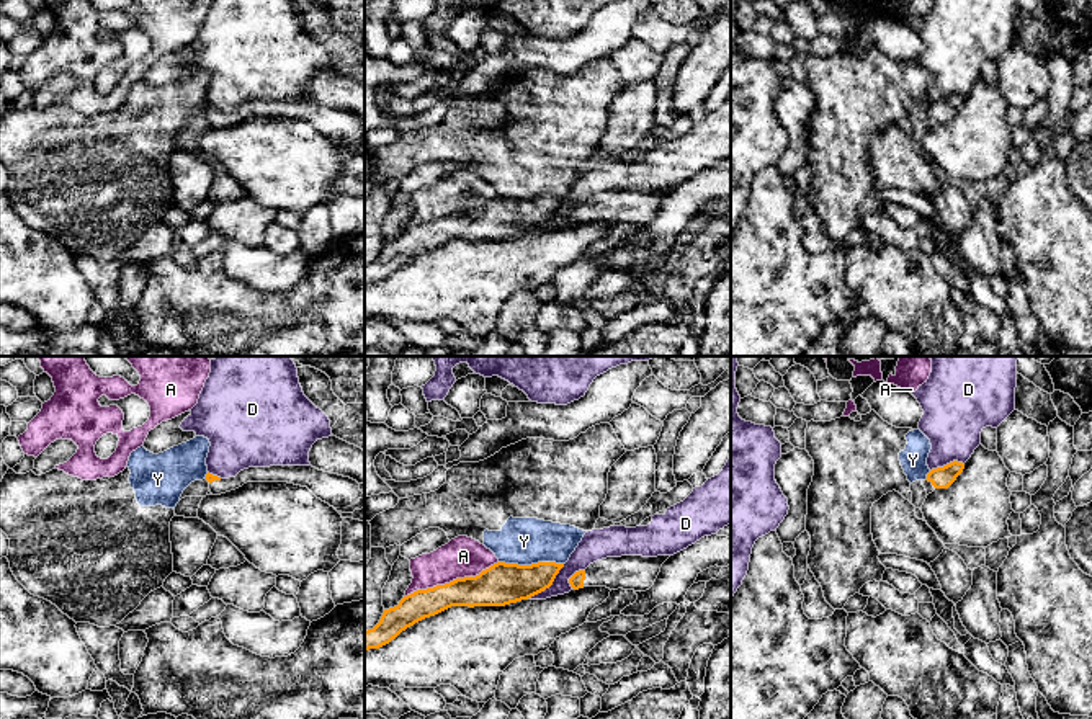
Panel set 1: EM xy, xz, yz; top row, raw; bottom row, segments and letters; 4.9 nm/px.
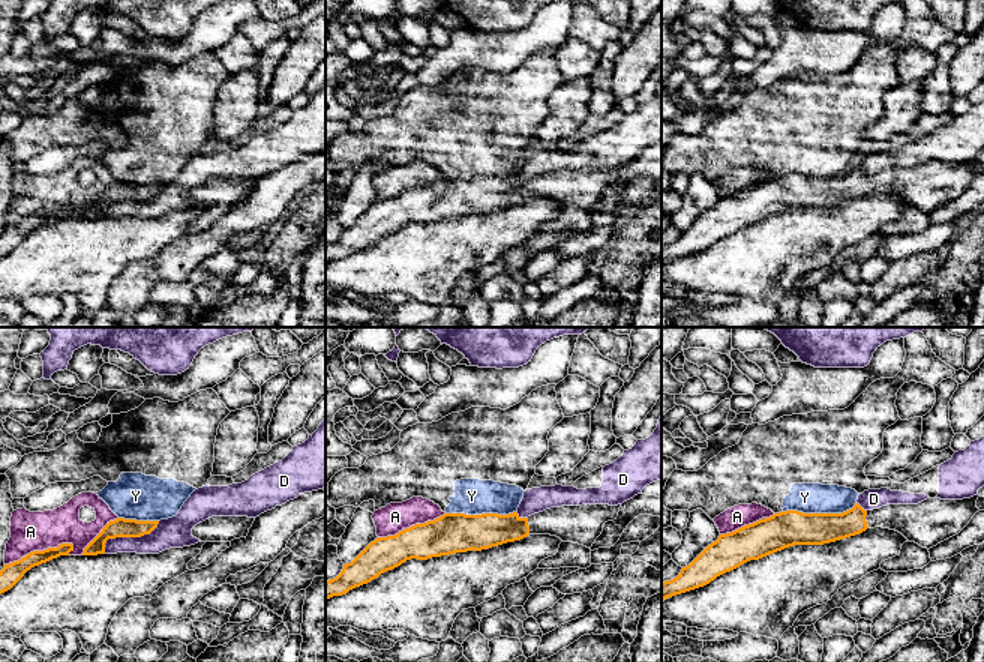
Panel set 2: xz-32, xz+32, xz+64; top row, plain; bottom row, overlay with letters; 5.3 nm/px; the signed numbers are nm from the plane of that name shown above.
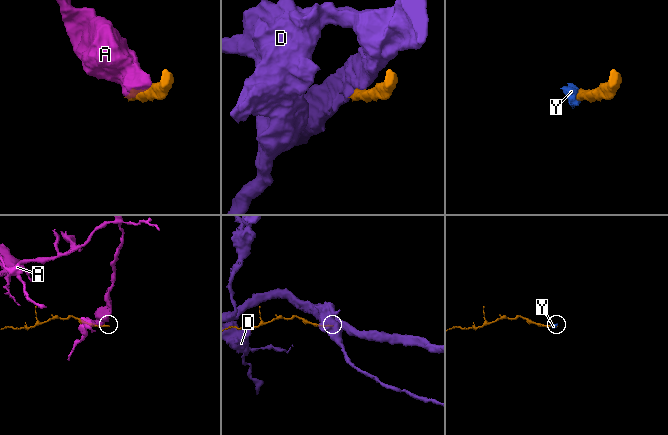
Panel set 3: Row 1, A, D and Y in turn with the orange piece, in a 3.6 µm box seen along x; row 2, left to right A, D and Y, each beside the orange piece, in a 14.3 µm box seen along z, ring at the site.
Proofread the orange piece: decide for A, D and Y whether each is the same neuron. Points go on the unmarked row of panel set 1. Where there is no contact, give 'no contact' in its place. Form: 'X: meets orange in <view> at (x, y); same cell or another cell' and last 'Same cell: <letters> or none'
A: meets orange in xz at (450, 216); another cell
D: meets orange in xz at (550, 219); another cell
Y: meets orange in xz at (532, 198); another cell
Same cell: none

